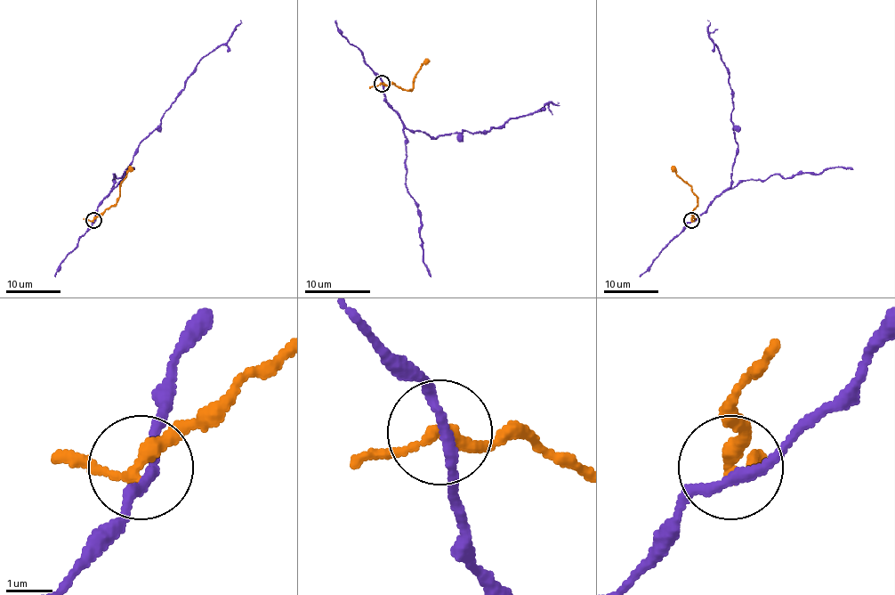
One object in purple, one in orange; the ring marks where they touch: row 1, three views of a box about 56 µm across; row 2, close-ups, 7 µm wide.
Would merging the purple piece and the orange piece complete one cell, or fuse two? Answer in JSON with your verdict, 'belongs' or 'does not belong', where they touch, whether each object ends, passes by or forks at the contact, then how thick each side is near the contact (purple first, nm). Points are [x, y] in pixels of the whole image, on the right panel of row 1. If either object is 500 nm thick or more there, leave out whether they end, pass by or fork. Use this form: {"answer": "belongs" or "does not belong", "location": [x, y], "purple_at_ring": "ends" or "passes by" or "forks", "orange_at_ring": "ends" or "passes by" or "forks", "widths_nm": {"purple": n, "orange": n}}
{"answer": "does not belong", "location": [691, 220], "purple_at_ring": "passes by", "orange_at_ring": "passes by", "widths_nm": {"purple": 220, "orange": 280}}

